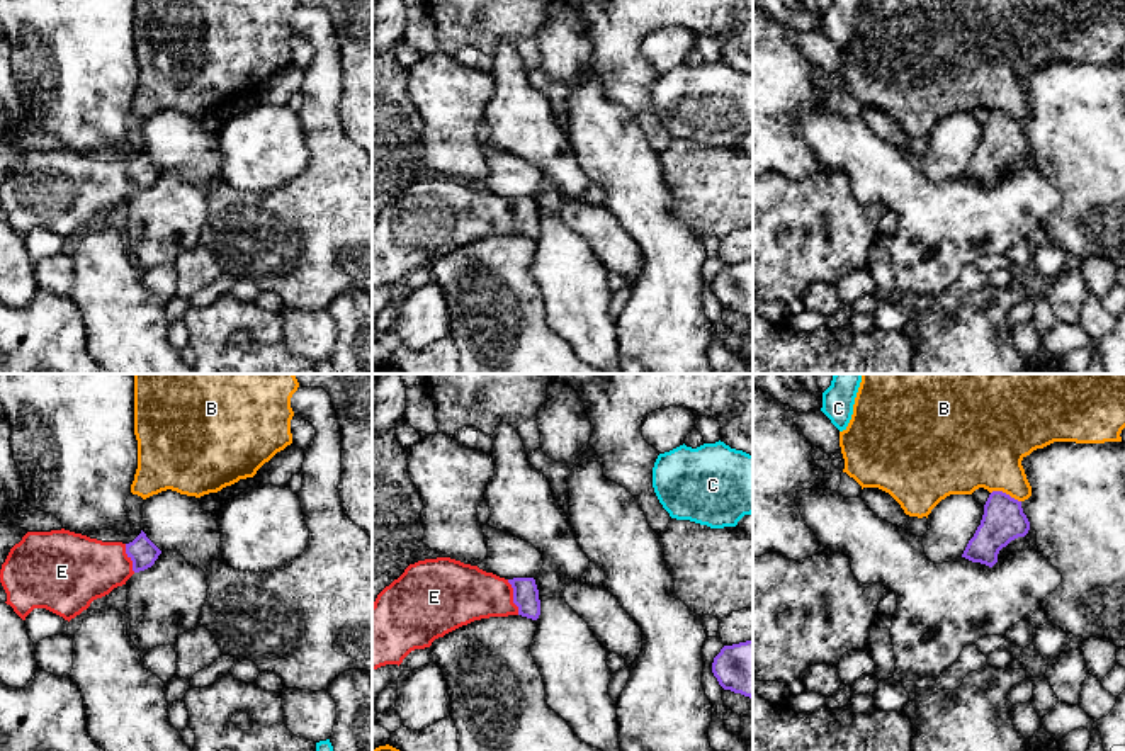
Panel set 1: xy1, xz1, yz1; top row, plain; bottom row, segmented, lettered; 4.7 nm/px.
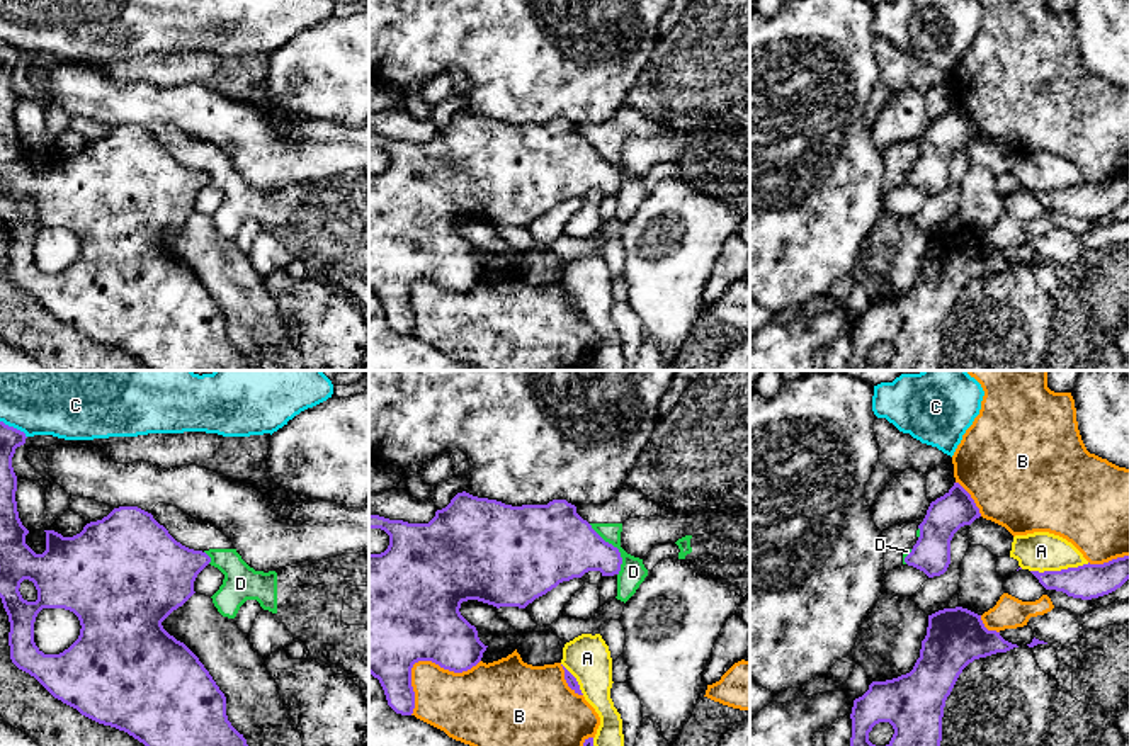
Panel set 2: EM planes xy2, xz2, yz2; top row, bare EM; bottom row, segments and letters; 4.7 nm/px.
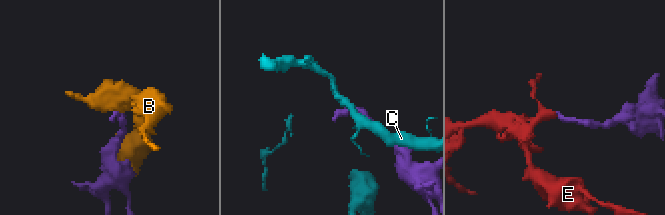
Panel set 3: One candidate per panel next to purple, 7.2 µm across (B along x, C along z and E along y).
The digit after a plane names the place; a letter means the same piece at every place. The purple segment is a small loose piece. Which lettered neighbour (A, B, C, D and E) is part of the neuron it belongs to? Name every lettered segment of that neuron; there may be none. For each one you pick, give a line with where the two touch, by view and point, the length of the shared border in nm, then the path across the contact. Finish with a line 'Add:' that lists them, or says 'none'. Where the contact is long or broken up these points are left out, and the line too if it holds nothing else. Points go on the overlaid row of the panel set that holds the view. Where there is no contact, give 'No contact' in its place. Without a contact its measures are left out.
E: Touches purple at xz1 (514, 597). Shared border 180 nm. Path across: xz1 (525, 595), (514, 597), (461, 593)
Add: E

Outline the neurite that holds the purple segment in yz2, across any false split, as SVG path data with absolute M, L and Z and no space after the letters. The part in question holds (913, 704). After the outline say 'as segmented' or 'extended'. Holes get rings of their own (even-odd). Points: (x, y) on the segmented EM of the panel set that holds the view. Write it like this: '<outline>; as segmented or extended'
M944 608L928 615L927 636L913 670L893 680L872 681L869 690L854 700L850 746L876 746L869 741L869 732L879 722L889 722L894 729L886 746L940 746L945 700L962 670L974 659L1013 647L1018 646L1005 641L1000 632L988 630L981 615L967 608Z; as segmented

